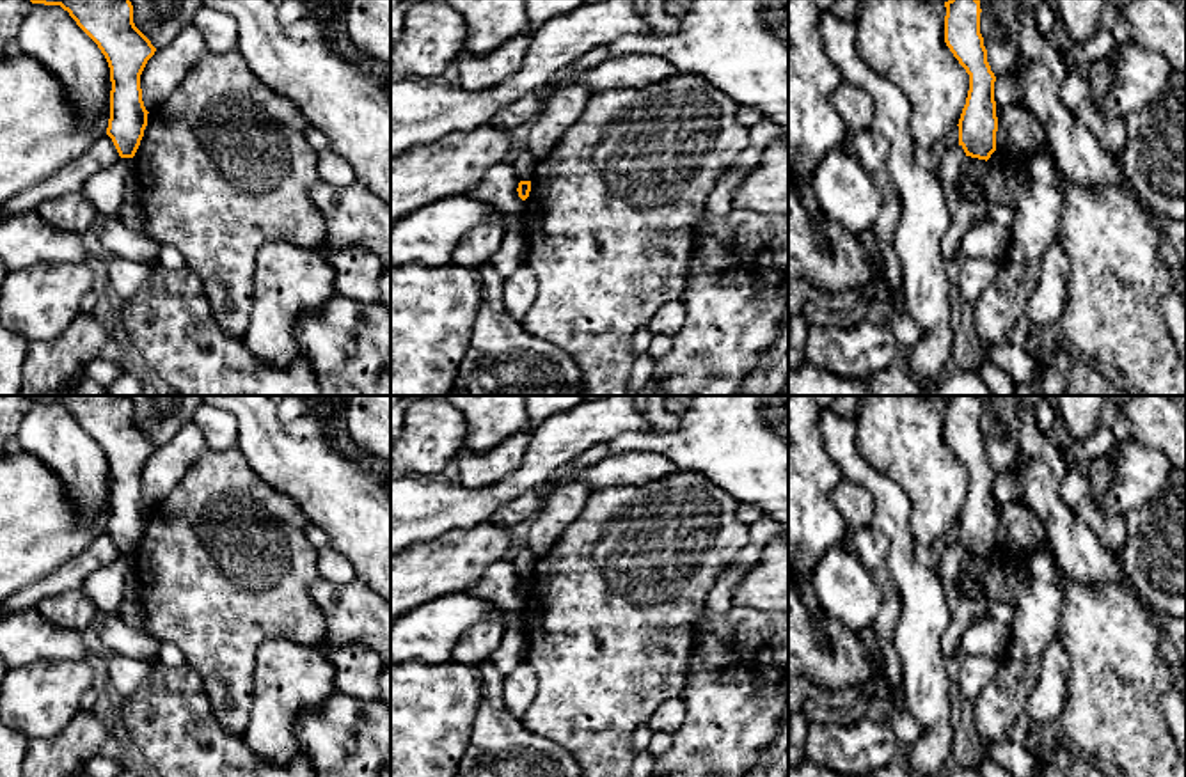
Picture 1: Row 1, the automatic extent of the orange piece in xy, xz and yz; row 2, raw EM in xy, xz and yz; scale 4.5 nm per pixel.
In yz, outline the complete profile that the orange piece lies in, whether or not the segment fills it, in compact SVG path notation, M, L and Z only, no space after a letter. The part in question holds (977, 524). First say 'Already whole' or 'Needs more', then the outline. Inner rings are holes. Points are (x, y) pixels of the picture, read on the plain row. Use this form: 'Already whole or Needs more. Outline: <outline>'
Already whole. Outline: M950 396L945 404L945 440L969 472L969 488L957 522L959 543L966 553L987 559L996 548L996 474L980 431L980 397Z

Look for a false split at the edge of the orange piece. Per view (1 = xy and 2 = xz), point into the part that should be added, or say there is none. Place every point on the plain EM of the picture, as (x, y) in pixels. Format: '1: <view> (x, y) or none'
1: none
2: none

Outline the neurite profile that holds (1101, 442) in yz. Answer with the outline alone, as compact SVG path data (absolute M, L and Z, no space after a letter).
M1097 426L1095 433L1079 445L1060 445L1060 456L1067 468L1078 468L1087 459L1110 454L1117 443L1110 426Z

